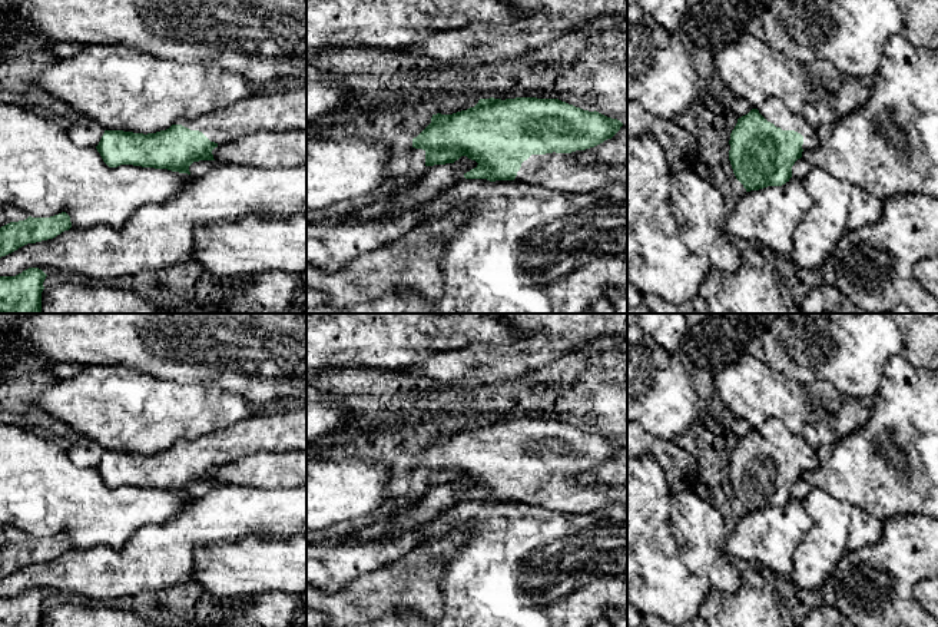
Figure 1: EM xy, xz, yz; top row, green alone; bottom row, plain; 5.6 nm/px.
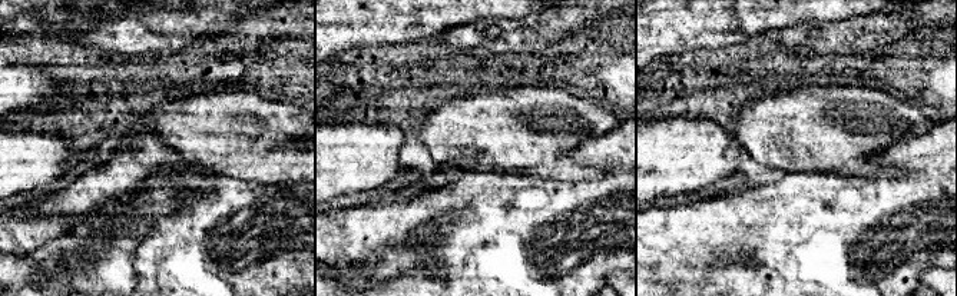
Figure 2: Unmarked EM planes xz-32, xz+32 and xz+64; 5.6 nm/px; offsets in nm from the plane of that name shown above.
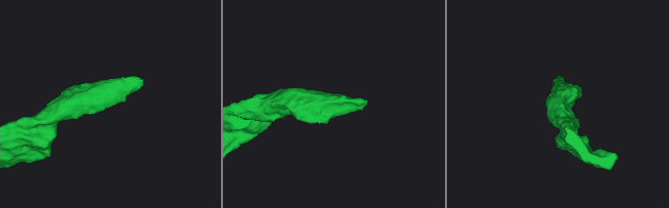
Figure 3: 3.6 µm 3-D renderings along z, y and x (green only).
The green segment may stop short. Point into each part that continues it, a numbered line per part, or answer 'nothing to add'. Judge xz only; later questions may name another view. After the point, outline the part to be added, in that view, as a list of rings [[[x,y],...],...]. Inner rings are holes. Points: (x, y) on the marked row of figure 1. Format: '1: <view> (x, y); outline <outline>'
1: xz (560, 172); outline [[[580,150],[571,153],[546,153],[531,155],[521,163],[517,172],[516,182],[528,183],[534,186],[543,186],[557,192],[587,192],[594,189],[603,189],[609,185],[627,185],[627,165],[609,166],[601,163],[579,165],[576,156]]]

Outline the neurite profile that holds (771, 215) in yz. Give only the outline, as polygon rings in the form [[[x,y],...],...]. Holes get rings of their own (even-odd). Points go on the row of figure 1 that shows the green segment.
[[[792,176],[782,186],[768,186],[739,196],[725,219],[725,230],[749,243],[759,242],[770,258],[788,262],[795,248],[795,229],[812,205],[803,180]]]

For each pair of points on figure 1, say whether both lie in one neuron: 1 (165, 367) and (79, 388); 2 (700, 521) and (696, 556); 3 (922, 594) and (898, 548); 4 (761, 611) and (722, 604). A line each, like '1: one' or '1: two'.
1: two
2: one
3: two
4: one

